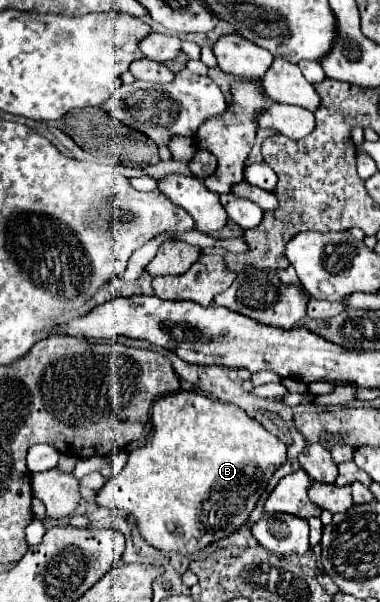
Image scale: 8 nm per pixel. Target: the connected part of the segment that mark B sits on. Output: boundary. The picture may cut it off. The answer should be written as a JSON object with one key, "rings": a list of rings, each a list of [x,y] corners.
{"rings":[[[175,392],[159,398],[151,416],[151,432],[145,446],[133,448],[125,468],[115,474],[99,492],[97,504],[125,510],[135,518],[141,536],[157,550],[197,554],[207,544],[239,530],[265,492],[273,472],[285,464],[285,444],[269,434],[243,408],[223,404],[199,392]]]}

